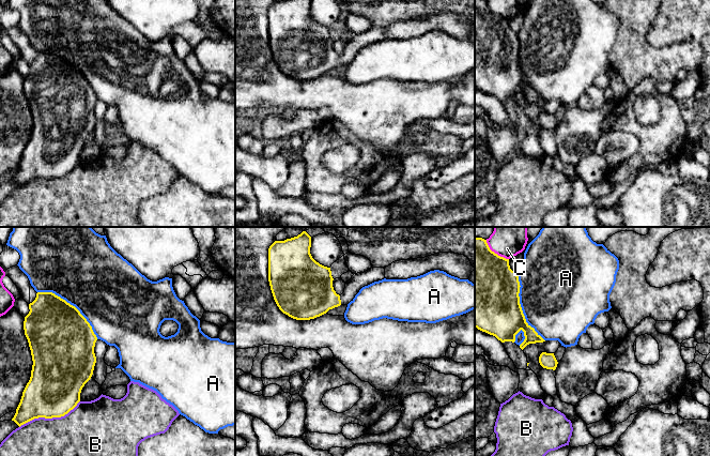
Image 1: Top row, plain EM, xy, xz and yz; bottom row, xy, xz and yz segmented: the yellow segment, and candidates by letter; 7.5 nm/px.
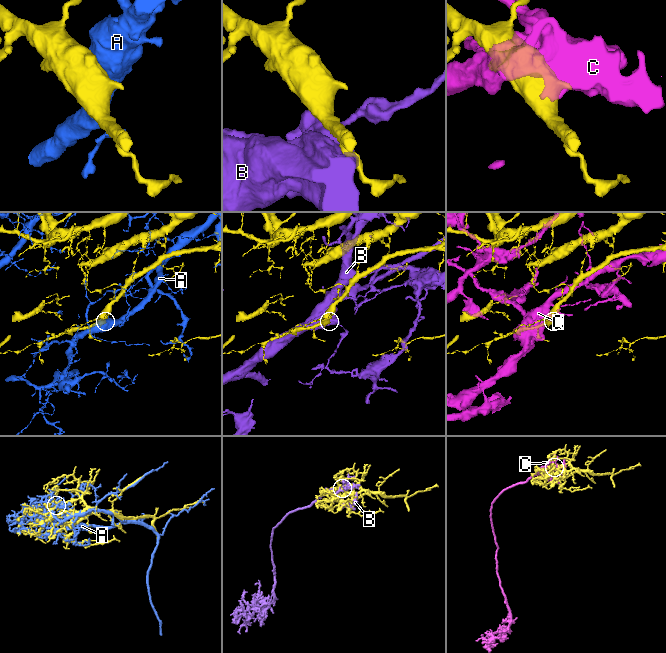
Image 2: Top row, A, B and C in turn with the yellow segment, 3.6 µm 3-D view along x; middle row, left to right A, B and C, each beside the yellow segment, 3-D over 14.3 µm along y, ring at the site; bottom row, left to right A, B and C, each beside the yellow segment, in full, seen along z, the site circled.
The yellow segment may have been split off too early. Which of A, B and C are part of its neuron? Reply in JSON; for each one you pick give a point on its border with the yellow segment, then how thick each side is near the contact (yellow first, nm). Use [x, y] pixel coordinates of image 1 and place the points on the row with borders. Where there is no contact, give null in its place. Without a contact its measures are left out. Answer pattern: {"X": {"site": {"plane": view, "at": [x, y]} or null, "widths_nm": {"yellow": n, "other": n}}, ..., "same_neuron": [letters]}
{"same_neuron": []}

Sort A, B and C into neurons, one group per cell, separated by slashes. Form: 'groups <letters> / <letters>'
groups A / B / C

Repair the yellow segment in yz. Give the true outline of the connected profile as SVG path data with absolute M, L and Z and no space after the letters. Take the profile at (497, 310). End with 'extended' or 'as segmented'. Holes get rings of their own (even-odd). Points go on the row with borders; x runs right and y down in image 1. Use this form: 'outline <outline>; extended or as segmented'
outline M475 237L475 328L501 343L514 343L515 335L522 330L525 339L520 348L523 350L529 344L545 340L526 322L520 304L520 287L518 273L510 269L509 259L492 252L487 240Z; as segmented

